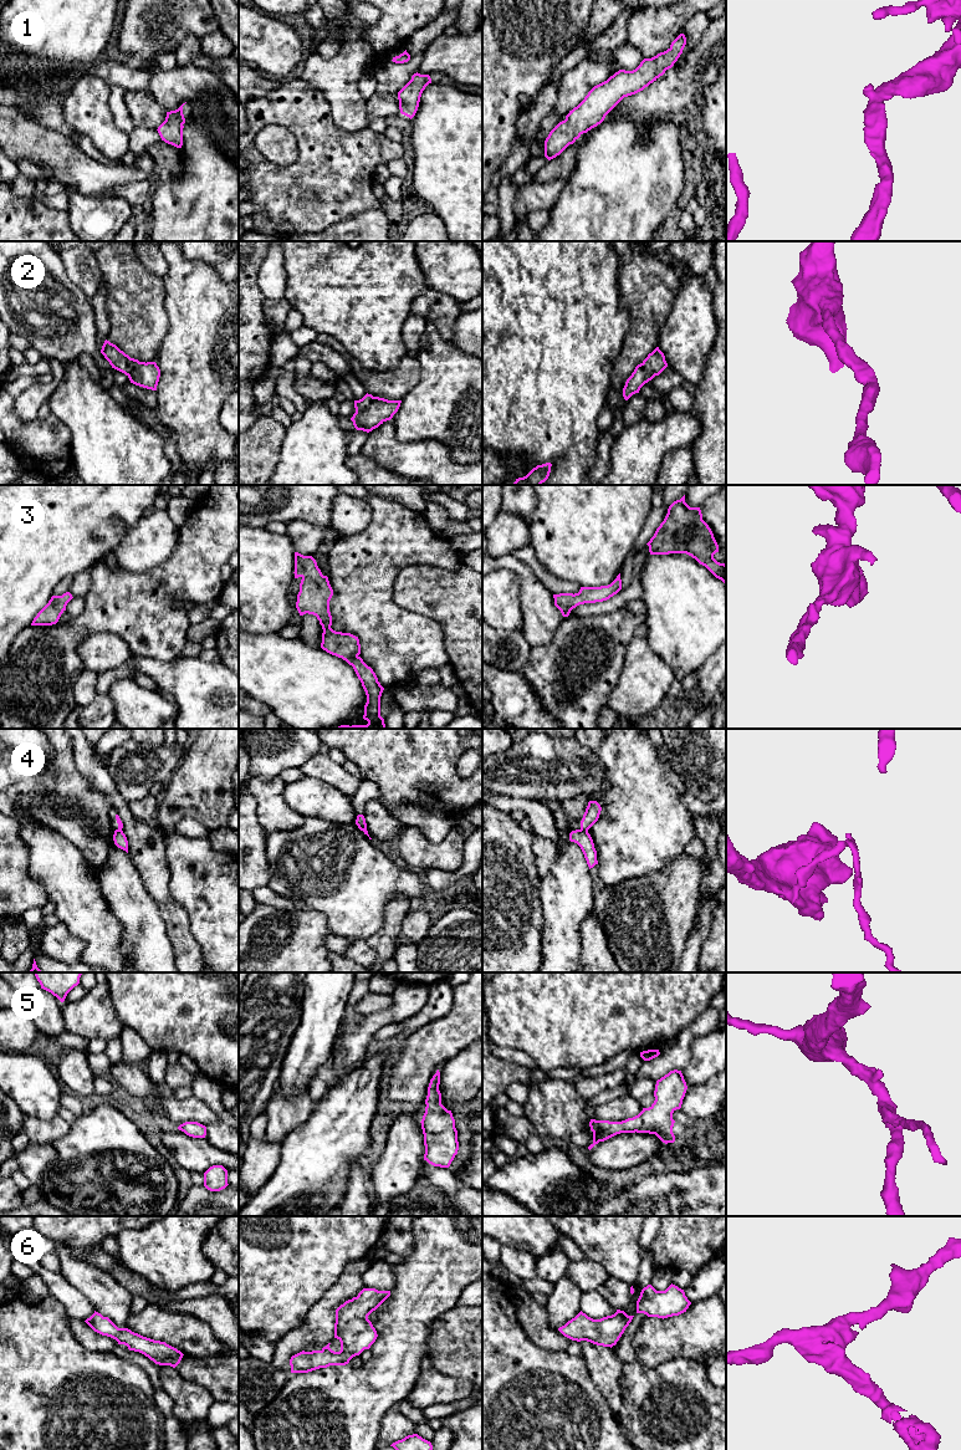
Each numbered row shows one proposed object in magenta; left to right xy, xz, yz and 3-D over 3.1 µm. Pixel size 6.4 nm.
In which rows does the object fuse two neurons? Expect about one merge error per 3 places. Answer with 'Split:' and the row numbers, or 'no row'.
Split: 4

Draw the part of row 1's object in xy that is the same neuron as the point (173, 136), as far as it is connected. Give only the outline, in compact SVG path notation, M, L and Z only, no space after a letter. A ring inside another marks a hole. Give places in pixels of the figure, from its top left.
M185 103L175 111L167 112L165 121L157 129L162 141L177 148L183 145L183 124L185 123L183 106Z

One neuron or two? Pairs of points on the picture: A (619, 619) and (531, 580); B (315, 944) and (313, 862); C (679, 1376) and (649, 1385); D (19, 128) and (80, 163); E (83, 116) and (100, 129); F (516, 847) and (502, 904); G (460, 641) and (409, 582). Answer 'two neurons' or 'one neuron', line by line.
A: two neurons
B: two neurons
C: one neuron
D: one neuron
E: one neuron
F: one neuron
G: one neuron

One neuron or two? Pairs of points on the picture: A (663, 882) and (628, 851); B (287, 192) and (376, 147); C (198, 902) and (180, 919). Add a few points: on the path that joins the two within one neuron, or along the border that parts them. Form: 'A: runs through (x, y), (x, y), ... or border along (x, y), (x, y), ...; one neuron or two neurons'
A: border along (678, 857), (650, 876), (637, 876), (625, 881); two neurons
B: runs through (310, 192), (316, 192), (353, 157); one neuron
C: border along (169, 888), (184, 908), (190, 933), (197, 939); two neurons

